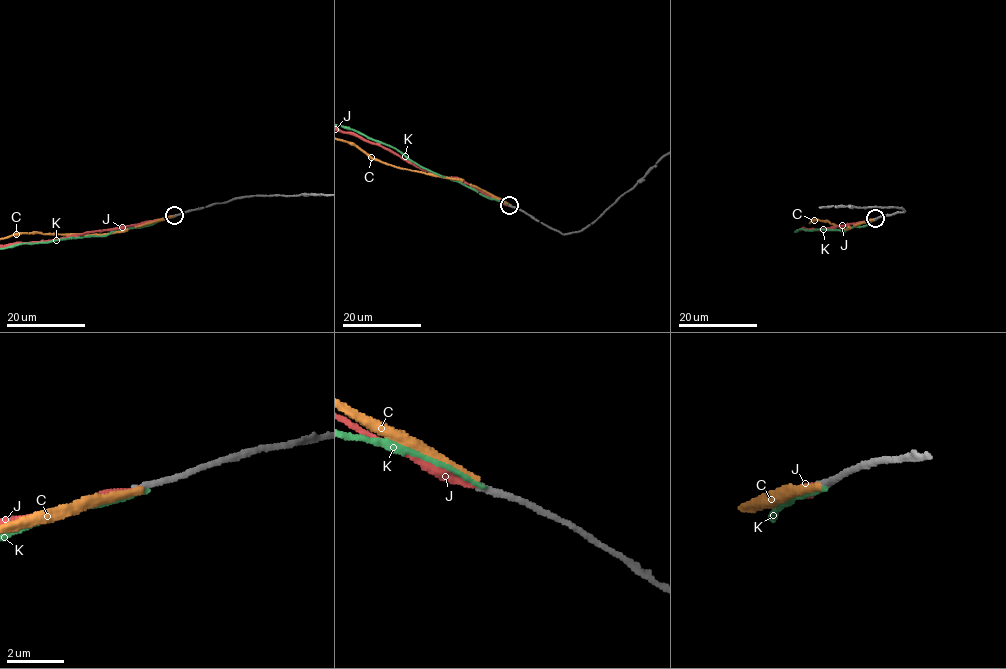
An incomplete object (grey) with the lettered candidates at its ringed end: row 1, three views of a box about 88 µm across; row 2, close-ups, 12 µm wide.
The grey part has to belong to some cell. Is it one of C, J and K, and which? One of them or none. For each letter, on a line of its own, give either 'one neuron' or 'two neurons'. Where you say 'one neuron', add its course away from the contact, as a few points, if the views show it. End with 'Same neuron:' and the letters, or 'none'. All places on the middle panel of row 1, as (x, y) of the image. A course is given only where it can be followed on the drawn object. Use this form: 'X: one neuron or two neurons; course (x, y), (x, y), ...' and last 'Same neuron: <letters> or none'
C: two neurons
J: one neuron
K: two neurons
Same neuron: J

